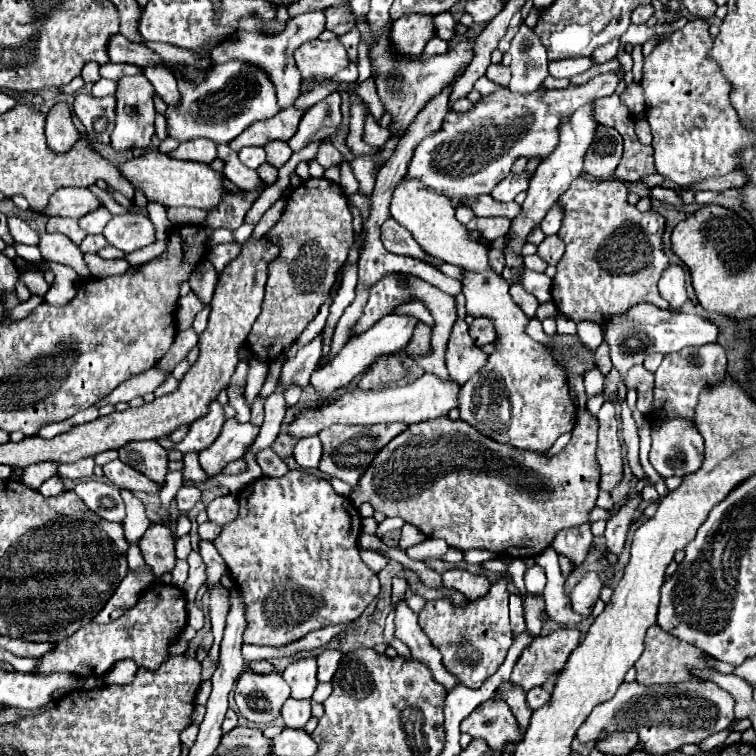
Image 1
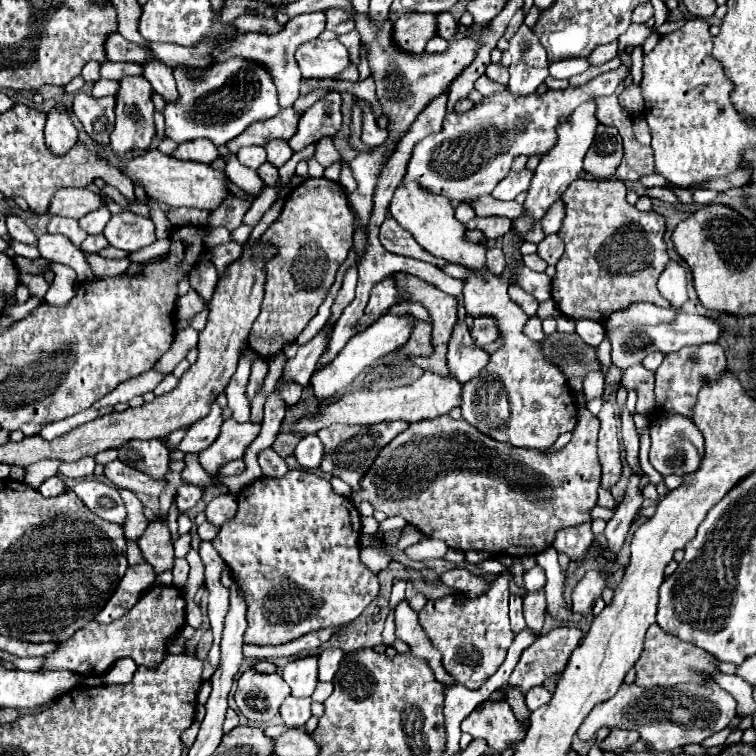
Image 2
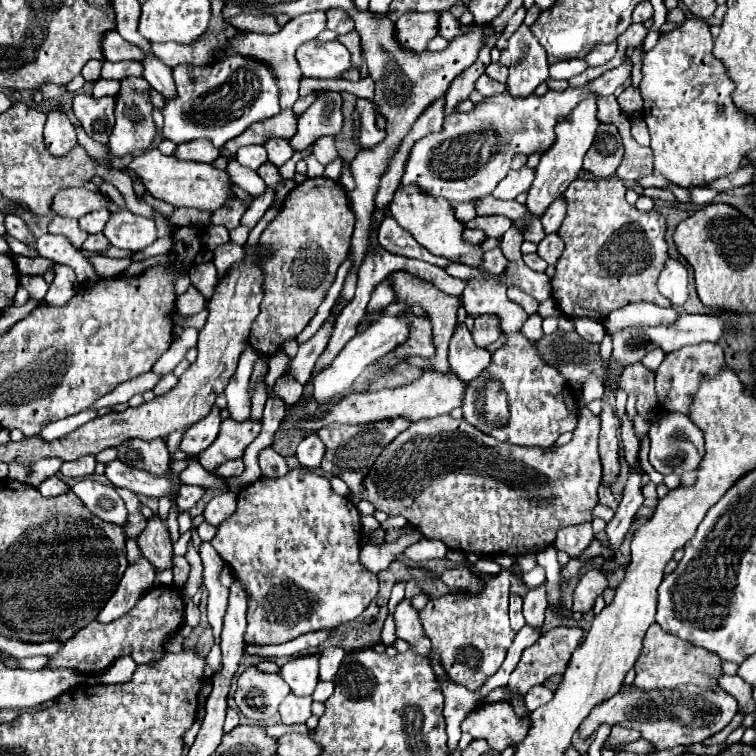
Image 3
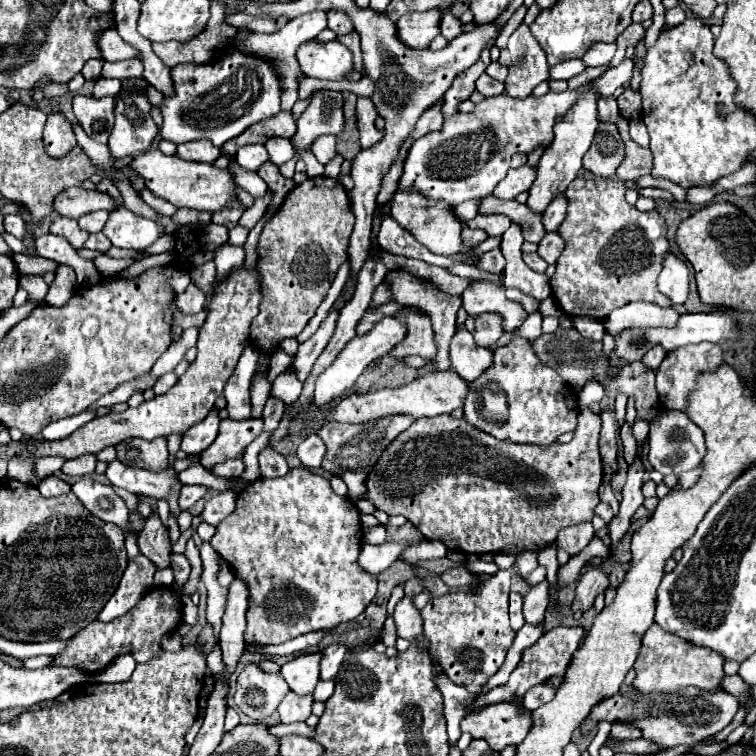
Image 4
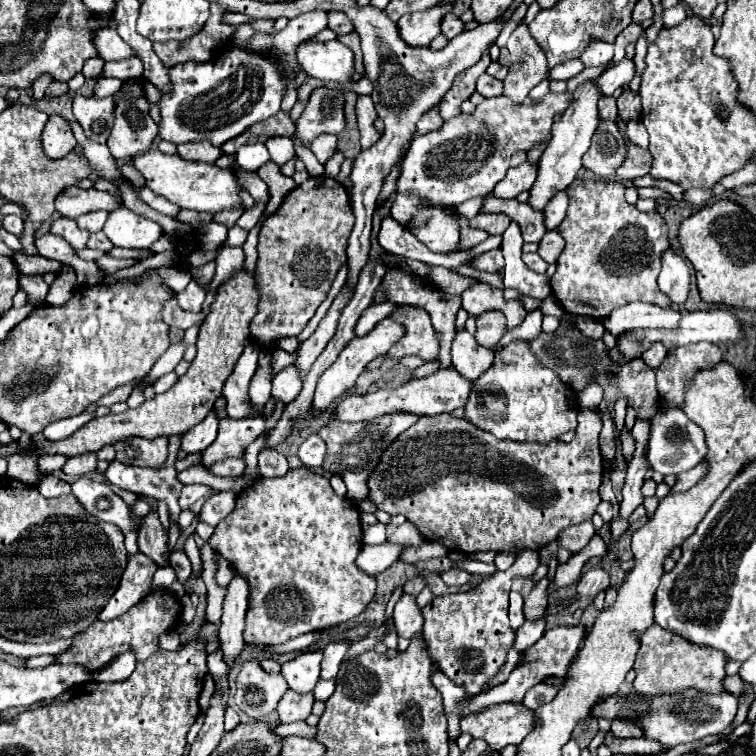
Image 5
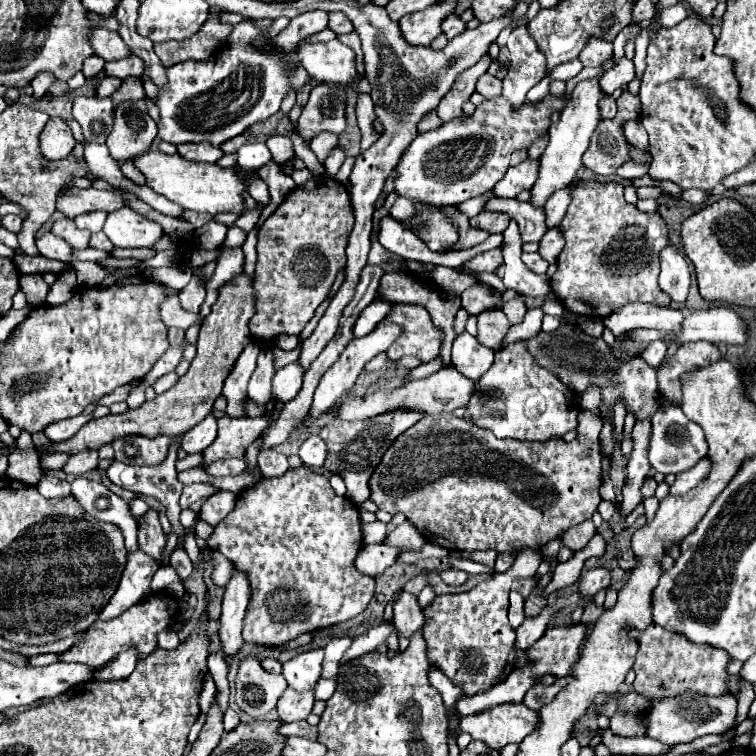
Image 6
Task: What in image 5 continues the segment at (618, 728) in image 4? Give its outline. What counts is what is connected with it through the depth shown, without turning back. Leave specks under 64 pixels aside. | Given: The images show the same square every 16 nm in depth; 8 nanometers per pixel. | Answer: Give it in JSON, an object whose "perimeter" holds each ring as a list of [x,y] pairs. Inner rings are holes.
{"perimeter":[[[616,718],[616,720],[612,720],[612,730],[610,732],[616,738],[640,738],[642,736],[642,730],[630,718]]]}

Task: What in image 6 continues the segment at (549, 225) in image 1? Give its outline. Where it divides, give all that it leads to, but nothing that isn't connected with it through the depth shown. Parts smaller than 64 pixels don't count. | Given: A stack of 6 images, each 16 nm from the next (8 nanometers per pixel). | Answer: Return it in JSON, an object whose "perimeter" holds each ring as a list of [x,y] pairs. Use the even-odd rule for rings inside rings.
{"perimeter":[[[564,188],[560,192],[556,192],[556,196],[552,196],[552,200],[548,200],[548,204],[544,206],[544,212],[546,212],[546,226],[548,228],[556,228],[564,214],[566,214],[566,208],[570,204],[570,196],[568,196],[570,188]]]}

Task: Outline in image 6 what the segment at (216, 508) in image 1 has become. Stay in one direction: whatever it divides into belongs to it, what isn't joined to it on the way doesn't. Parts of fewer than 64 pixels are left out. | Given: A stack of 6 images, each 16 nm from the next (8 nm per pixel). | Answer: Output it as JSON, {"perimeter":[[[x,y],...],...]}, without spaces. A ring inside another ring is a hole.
{"perimeter":[[[216,492],[204,502],[198,516],[200,516],[200,520],[208,522],[210,526],[216,526],[220,520],[224,520],[228,516],[228,512],[232,512],[234,504],[236,504],[234,492]]]}

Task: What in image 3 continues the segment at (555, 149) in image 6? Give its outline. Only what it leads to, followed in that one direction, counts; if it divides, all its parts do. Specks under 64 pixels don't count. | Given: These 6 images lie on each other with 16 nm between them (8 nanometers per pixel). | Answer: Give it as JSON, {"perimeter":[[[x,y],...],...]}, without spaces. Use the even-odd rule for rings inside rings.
{"perimeter":[[[590,96],[586,98],[584,102],[580,102],[568,116],[562,124],[556,126],[556,142],[554,146],[542,154],[540,158],[540,164],[536,168],[536,178],[532,180],[532,186],[528,190],[528,198],[526,198],[526,208],[528,212],[534,216],[534,218],[542,218],[546,208],[564,194],[564,188],[568,188],[568,184],[572,180],[578,178],[580,170],[582,170],[582,158],[584,154],[588,152],[592,140],[594,140],[594,134],[596,134],[596,128],[598,128],[598,118],[596,118],[596,98]]]}

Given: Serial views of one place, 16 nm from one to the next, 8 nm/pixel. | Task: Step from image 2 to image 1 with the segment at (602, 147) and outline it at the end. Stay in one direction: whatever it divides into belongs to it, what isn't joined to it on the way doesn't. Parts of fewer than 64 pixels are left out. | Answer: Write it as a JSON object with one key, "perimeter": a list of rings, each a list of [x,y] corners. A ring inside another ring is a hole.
{"perimeter":[[[598,126],[594,140],[584,156],[584,172],[598,180],[612,178],[620,158],[622,158],[622,136],[614,128]]]}

